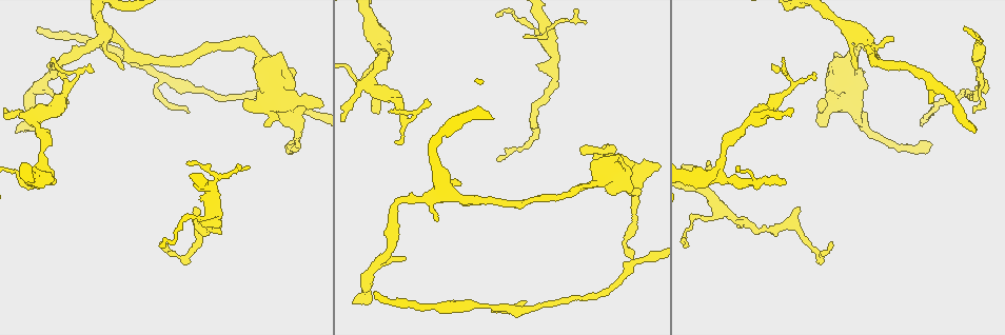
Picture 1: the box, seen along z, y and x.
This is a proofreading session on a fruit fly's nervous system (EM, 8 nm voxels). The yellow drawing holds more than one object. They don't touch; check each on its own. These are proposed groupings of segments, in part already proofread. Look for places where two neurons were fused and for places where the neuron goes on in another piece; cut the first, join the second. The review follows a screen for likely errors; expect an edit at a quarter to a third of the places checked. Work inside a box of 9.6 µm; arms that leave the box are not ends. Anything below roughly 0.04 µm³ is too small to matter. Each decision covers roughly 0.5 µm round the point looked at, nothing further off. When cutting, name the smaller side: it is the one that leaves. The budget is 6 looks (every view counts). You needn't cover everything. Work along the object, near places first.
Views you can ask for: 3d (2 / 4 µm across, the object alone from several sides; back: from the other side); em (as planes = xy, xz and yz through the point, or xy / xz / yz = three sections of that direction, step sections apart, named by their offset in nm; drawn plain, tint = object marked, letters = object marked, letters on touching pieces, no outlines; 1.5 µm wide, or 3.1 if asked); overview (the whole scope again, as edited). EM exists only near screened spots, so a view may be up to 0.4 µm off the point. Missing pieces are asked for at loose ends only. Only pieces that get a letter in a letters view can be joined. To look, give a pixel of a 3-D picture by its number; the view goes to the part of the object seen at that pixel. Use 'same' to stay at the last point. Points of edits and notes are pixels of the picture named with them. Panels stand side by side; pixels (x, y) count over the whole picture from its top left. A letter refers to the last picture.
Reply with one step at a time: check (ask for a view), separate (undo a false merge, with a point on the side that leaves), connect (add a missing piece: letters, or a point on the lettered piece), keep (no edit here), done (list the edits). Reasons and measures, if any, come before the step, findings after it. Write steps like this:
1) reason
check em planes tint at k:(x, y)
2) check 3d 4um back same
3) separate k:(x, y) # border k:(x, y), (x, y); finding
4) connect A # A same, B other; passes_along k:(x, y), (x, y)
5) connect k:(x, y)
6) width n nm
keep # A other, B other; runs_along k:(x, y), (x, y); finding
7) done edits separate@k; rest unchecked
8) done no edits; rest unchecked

check 3d 2um at 1:(40, 130)

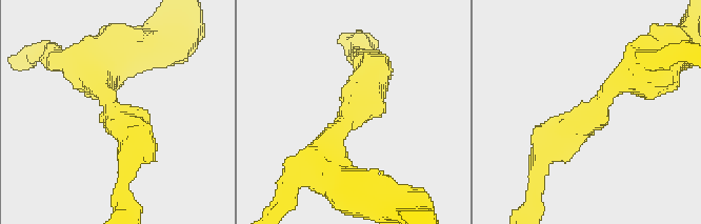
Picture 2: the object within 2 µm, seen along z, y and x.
arm_widths 170, 380 nm; now the EM
check em planes tint at 2:(108, 108)

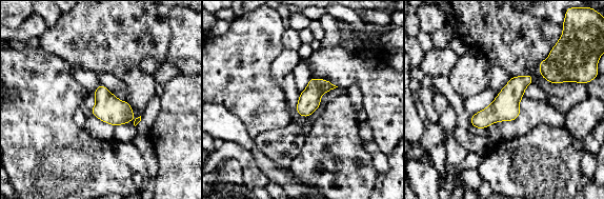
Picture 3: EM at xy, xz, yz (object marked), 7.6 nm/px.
what lies round it
check em planes letters same

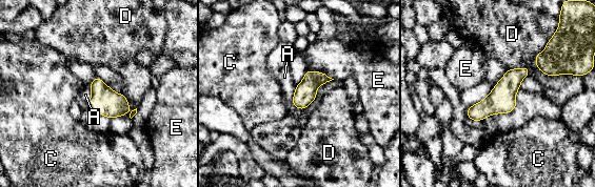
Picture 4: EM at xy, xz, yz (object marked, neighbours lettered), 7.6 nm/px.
longest_contact D 340 nm
keep # A other, C other, D other, E other; border 4:(295, 85), (292, 103), (297, 108); continuous, no second neuron

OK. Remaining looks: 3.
an open end
check 3d 4um at 1:(973, 131)

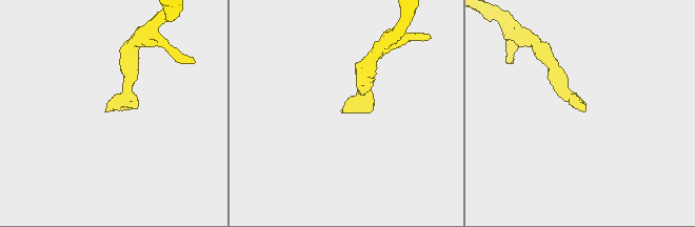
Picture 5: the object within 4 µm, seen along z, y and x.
now the EM
check em xy step 4 letters at 5:(105, 109)

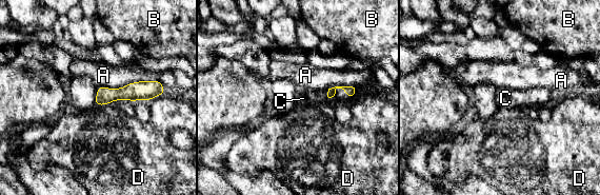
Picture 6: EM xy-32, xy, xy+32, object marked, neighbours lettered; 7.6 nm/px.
check em planes letters same

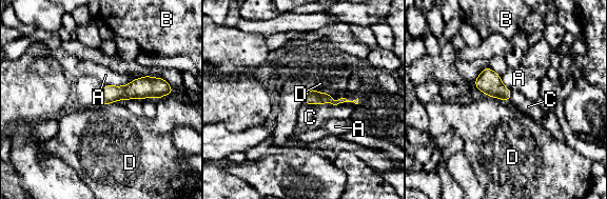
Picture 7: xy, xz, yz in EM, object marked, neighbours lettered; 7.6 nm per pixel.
connect C # A other, B other, C same, D other; passes_along 7:(312, 97), (330, 102), (310, 117); it goes on there

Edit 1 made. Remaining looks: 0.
done edits connect@7; rest unchecked

